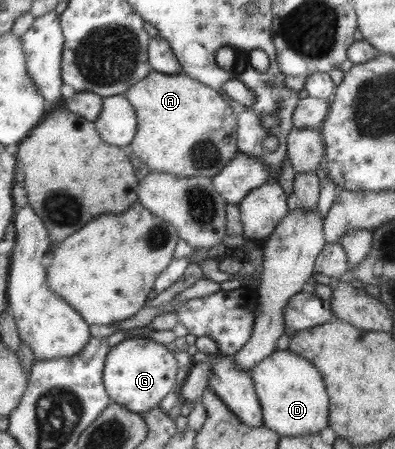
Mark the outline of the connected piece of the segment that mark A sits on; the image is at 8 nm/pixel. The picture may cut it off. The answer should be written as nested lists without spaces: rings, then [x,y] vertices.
[[[152,69],[123,95],[135,110],[138,124],[137,135],[129,147],[132,155],[141,159],[150,171],[212,178],[238,155],[238,124],[233,110],[220,92],[183,71],[167,75]]]

